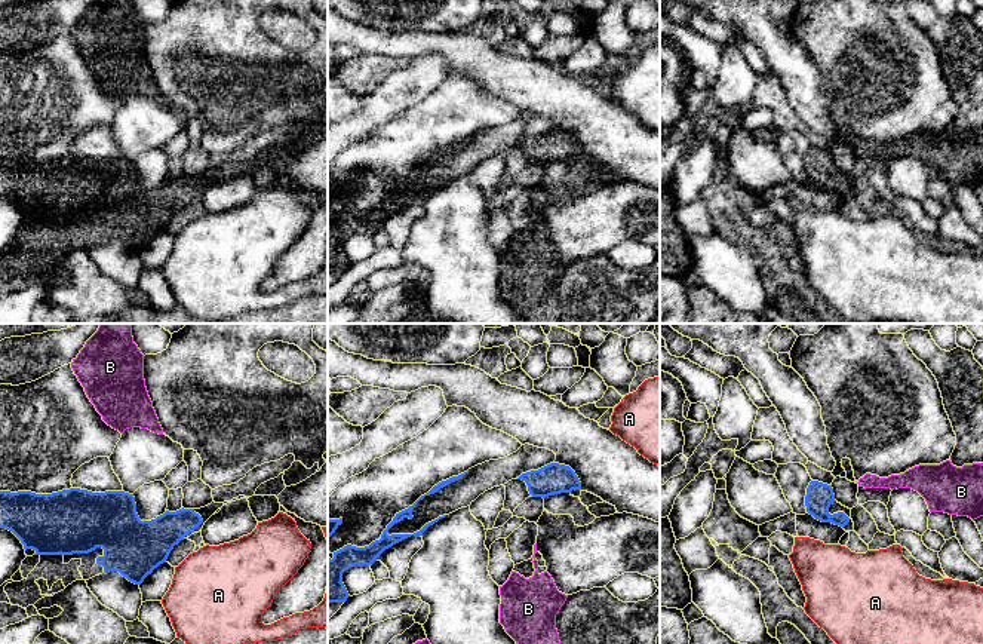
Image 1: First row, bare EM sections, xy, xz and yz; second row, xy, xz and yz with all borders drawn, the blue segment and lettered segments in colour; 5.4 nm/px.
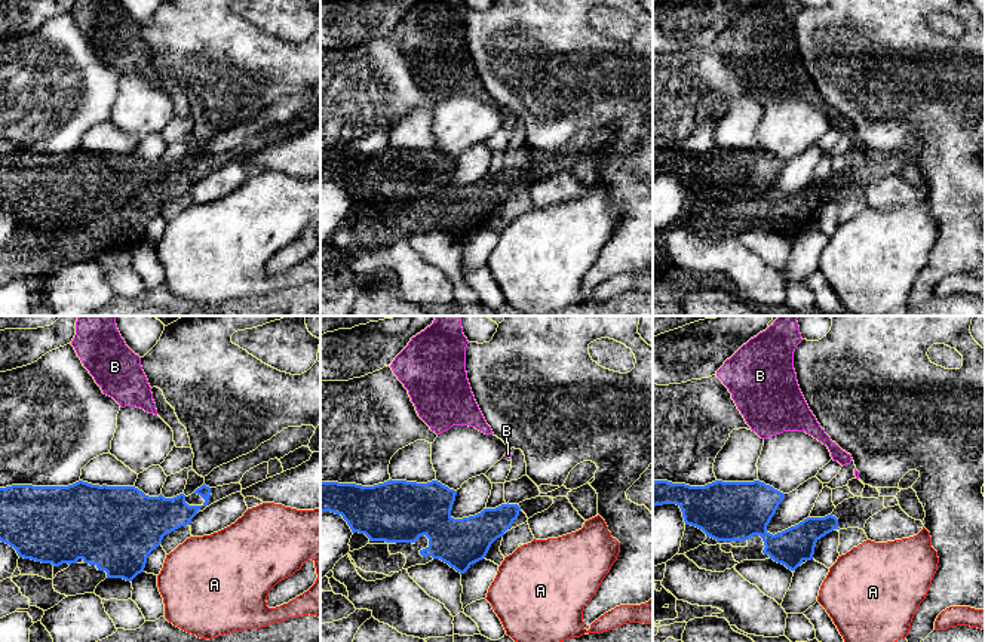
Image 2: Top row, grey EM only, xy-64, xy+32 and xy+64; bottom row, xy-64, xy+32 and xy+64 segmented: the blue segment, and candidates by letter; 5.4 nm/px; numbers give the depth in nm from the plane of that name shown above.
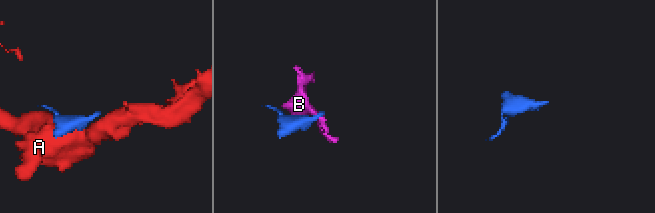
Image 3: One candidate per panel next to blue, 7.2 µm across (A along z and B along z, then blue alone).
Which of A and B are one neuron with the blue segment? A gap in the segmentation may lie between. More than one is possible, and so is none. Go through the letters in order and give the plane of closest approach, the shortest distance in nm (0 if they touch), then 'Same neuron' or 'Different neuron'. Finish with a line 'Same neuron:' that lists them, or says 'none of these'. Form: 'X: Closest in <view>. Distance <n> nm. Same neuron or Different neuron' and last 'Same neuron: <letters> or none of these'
A: Closest in xy. Distance 60 nm. Different neuron
B: Closest in yz. Distance 140 nm. Different neuron
Same neuron: none of these

